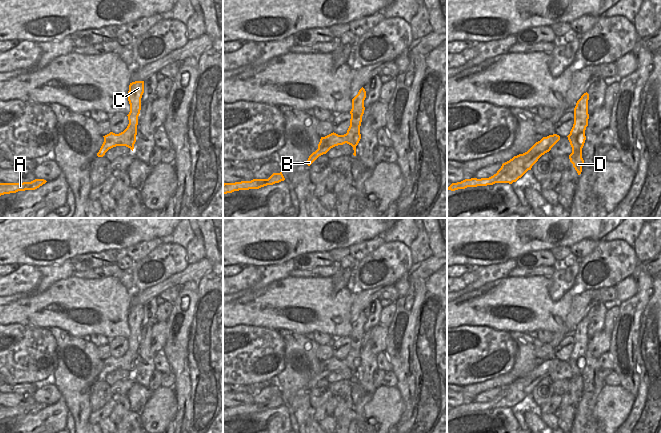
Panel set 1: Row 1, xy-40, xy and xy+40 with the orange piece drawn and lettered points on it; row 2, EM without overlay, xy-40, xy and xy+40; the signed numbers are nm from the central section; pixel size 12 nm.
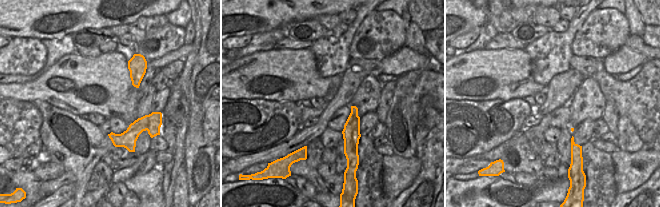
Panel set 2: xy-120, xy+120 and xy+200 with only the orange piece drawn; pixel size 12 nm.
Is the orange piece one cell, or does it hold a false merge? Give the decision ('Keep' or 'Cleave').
Cleave.

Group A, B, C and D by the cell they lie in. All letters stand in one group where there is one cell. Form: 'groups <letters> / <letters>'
groups A B / C D

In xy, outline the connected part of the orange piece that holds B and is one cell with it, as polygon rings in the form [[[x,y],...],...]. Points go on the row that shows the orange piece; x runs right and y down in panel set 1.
[[[333,132],[325,137],[321,137],[318,149],[309,156],[306,164],[310,166],[319,156],[326,154],[331,148],[345,143],[351,146],[356,145],[354,138],[349,137],[347,133],[338,135]]]

